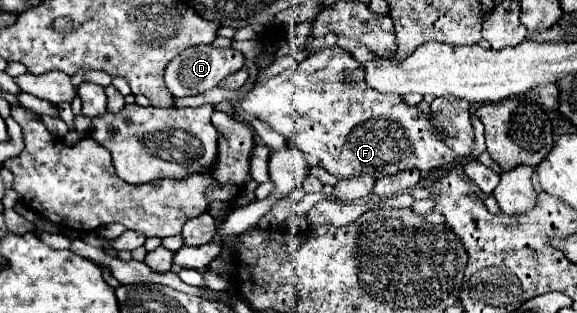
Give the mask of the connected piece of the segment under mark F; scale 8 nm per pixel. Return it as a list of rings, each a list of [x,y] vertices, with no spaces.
[[[337,45],[325,47],[309,55],[297,67],[287,69],[265,83],[249,87],[241,101],[241,109],[283,133],[299,151],[315,155],[321,161],[321,167],[337,179],[349,179],[355,175],[371,175],[381,179],[411,167],[419,171],[431,171],[455,161],[457,155],[445,147],[439,135],[431,129],[429,115],[421,113],[417,107],[409,107],[399,95],[387,95],[369,89],[365,85],[364,74],[363,64],[355,61],[347,51],[339,49]]]

